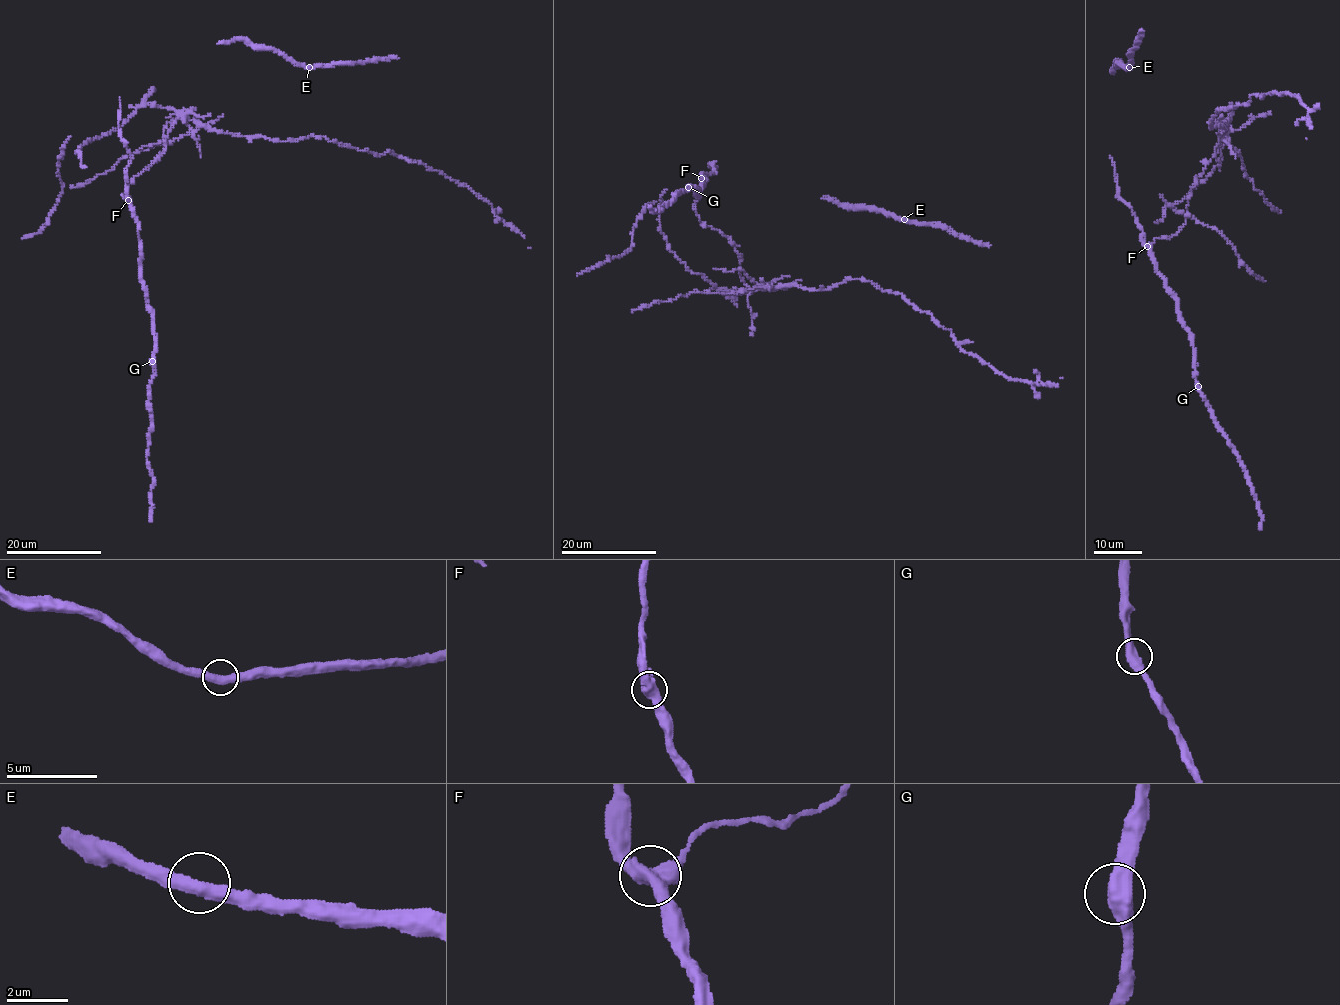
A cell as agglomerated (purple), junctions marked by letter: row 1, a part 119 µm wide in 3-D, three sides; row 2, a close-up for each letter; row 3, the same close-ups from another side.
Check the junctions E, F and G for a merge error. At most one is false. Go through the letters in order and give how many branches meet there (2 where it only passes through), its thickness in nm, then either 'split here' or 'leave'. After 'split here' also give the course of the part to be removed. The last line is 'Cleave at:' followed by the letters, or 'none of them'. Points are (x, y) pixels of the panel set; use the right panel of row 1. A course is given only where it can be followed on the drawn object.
E: 2 | 440 nm | leave
F: 3 | 480 nm | split here
G: 2 | 550 nm | leave
Cleave at: F

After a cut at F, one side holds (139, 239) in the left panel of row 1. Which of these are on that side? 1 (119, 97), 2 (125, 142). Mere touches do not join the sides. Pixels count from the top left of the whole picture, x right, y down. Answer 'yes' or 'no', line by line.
1: yes
2: yes

